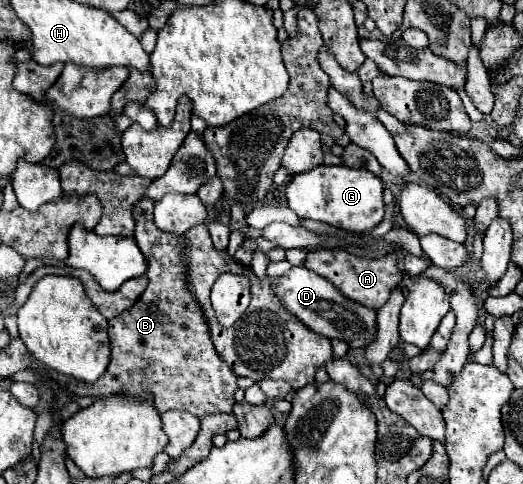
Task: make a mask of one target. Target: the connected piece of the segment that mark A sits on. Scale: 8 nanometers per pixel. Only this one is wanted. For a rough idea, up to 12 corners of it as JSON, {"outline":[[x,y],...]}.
{"outline":[[312,250],[304,266],[350,300],[382,308],[404,278],[382,258]]}

